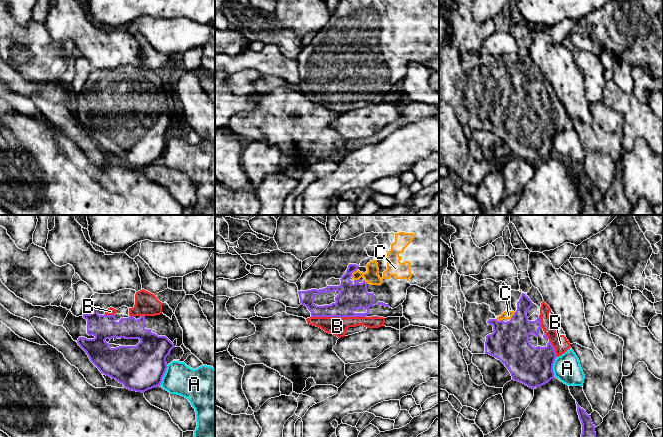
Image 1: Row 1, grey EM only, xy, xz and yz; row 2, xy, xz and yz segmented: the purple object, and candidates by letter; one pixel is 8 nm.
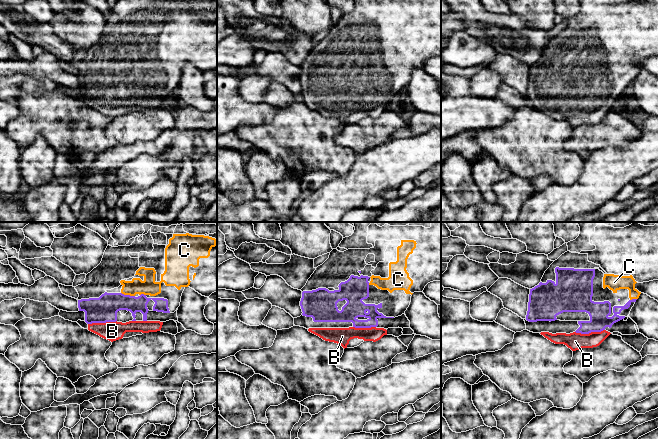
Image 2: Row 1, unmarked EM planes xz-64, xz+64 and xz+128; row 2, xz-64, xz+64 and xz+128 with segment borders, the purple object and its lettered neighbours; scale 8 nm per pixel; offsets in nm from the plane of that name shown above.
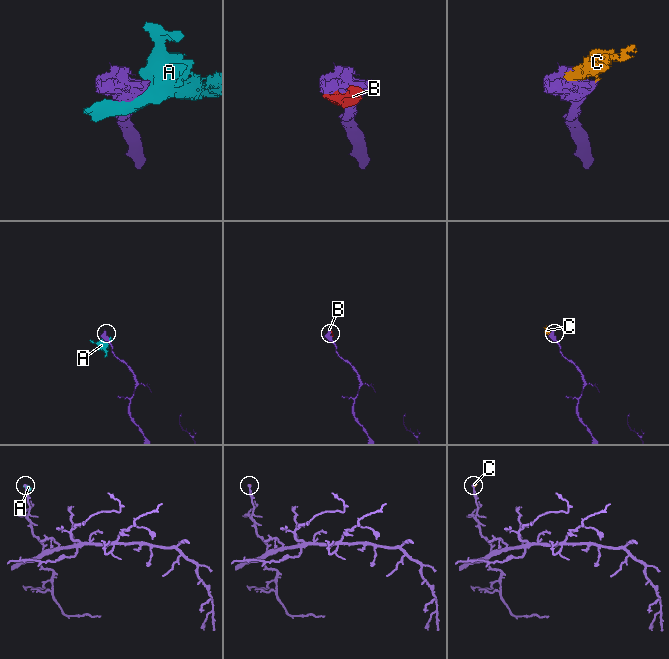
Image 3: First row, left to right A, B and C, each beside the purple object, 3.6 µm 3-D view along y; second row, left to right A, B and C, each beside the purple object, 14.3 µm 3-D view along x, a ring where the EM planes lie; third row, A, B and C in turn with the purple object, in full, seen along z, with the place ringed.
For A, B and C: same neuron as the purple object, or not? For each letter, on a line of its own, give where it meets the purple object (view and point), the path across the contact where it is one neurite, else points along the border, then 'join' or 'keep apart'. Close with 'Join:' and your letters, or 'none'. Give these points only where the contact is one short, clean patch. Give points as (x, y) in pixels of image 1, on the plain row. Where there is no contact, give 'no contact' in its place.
A: xy (163, 151) | keep apart
B: xz (338, 92) | join
C: xz (352, 48) | join
Join: B, C

